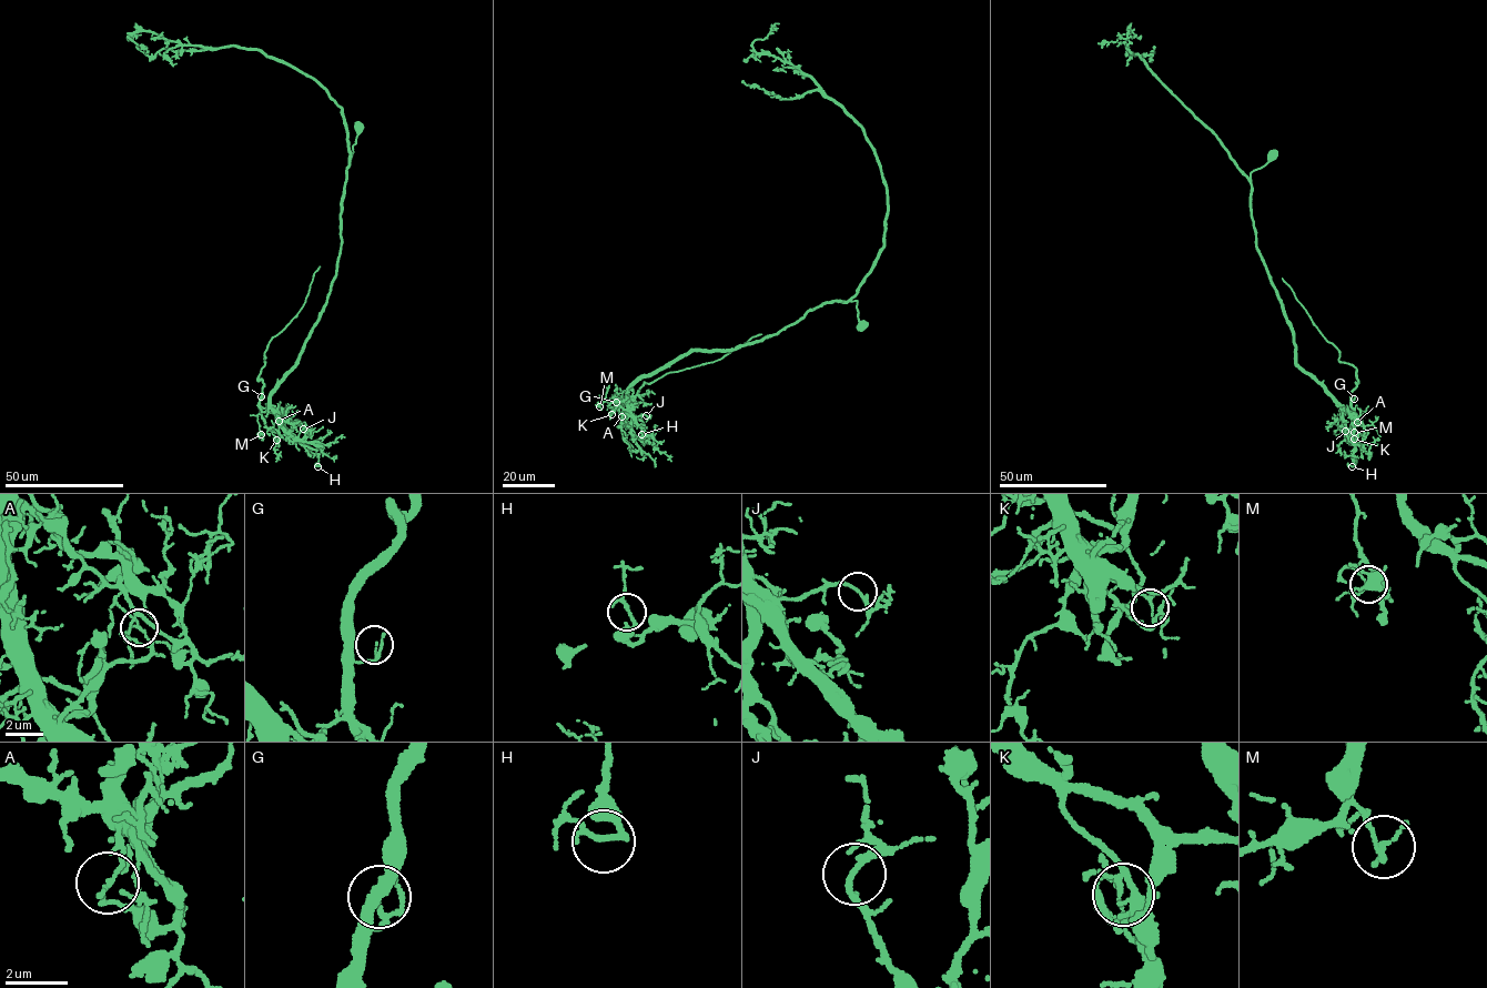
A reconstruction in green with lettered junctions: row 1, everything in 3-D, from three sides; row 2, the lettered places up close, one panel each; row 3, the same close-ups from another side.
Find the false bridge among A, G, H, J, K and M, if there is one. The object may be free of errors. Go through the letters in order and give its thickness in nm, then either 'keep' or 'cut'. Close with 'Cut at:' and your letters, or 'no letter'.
A: calibre 100 nm; cut
G: calibre 110 nm; keep
H: calibre 130 nm; keep
J: calibre 180 nm; keep
K: calibre 100 nm; keep
M: calibre 110 nm; keep
Cut at: A

